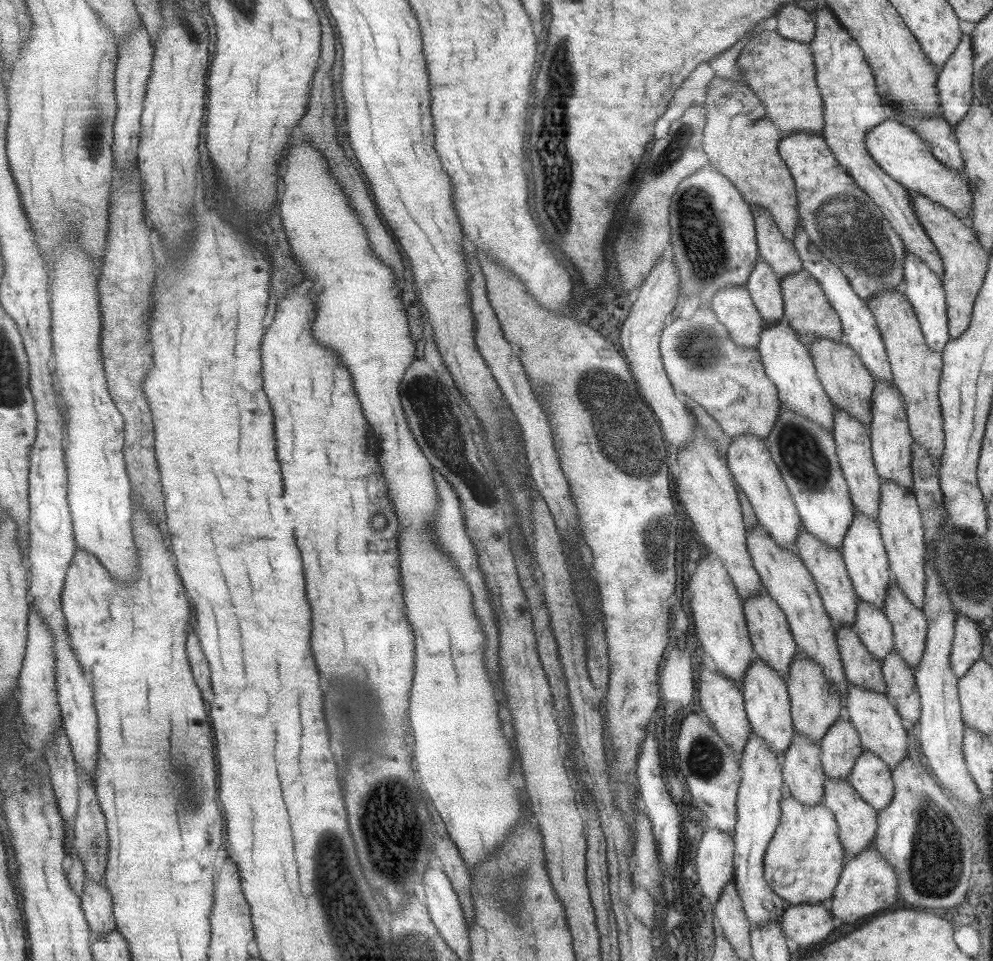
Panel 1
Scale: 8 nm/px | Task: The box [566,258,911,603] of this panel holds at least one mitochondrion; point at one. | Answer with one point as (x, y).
(622, 433)

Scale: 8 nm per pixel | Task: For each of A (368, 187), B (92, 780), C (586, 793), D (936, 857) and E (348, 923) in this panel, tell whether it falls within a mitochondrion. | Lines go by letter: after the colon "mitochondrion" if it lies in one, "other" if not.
A: other
B: other
C: other
D: mitochondrion
E: mitochondrion

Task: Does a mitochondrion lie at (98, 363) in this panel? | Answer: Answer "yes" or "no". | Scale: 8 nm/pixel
no

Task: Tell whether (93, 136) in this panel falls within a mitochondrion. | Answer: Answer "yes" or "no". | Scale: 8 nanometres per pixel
yes

